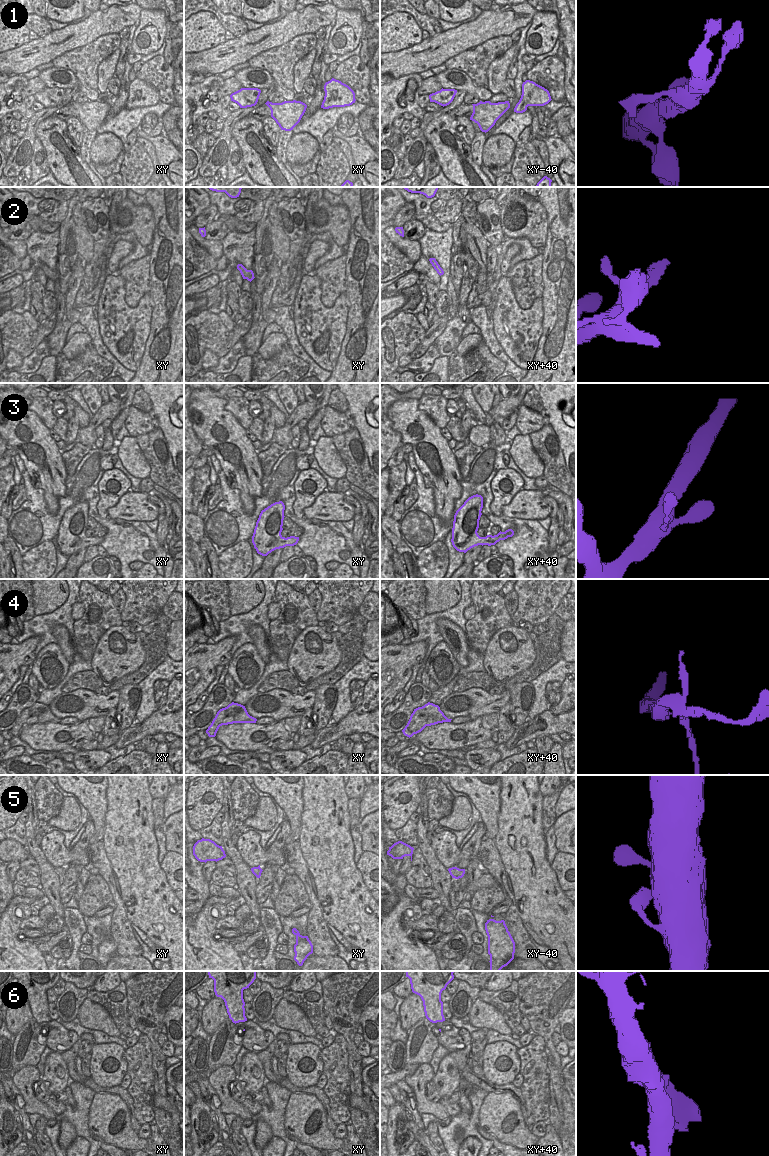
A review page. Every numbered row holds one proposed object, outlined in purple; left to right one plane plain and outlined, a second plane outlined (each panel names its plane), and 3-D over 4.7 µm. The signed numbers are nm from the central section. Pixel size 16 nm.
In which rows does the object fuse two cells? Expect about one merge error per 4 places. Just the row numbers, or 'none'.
2, 4, 6

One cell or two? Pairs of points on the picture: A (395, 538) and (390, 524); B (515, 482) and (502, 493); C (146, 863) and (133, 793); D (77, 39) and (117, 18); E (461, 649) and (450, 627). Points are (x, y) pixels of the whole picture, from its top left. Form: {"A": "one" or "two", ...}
{"A": "one", "B": "one", "C": "one", "D": "one", "E": "one"}

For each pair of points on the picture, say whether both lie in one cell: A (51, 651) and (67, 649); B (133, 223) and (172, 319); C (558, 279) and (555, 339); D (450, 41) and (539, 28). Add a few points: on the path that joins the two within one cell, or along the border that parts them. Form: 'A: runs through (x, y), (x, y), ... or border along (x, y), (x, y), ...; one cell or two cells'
A: border along (56, 644), (69, 663); two cells
B: border along (154, 219), (154, 233), (151, 242); two cells
C: runs through (558, 294), (558, 324); one cell
D: border along (537, 11), (531, 22); two cells

